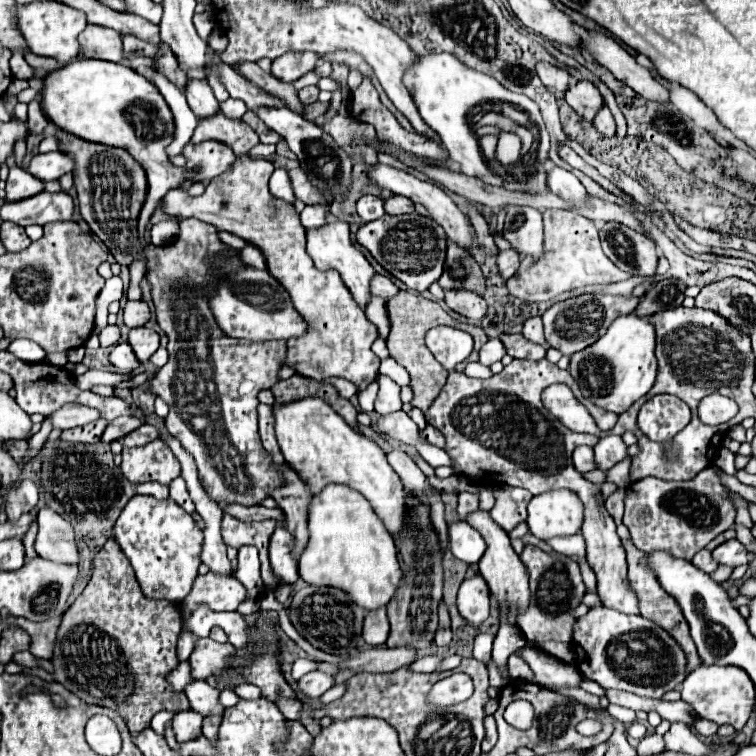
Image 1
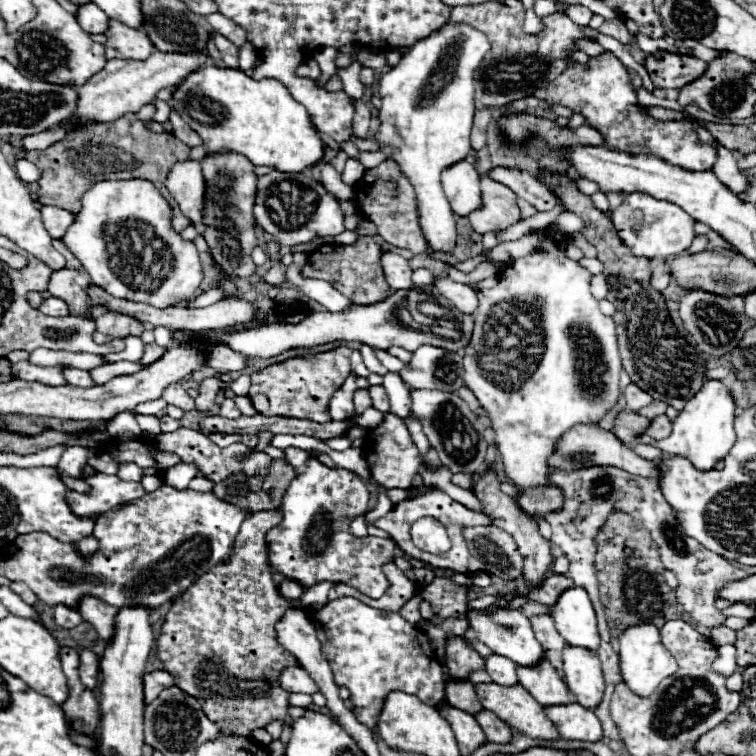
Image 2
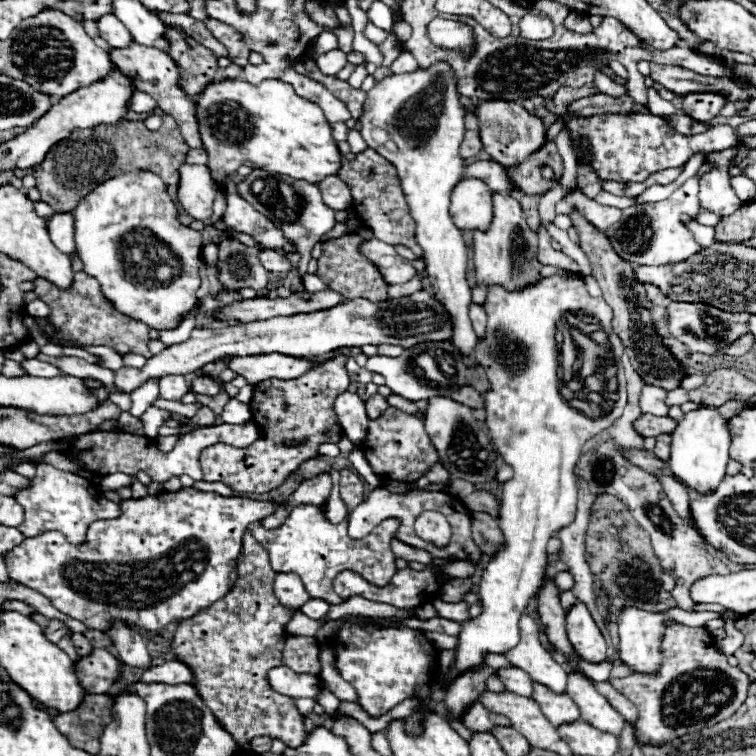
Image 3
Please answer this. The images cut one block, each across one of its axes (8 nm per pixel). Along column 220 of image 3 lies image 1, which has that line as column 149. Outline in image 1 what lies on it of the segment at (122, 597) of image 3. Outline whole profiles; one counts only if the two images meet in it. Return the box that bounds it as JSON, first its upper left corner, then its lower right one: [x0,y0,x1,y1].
[114,496,202,600]

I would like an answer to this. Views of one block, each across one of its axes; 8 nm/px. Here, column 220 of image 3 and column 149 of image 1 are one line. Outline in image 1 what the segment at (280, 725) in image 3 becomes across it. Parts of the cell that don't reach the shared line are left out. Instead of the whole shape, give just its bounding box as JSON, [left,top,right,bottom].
[52,538,190,734]

